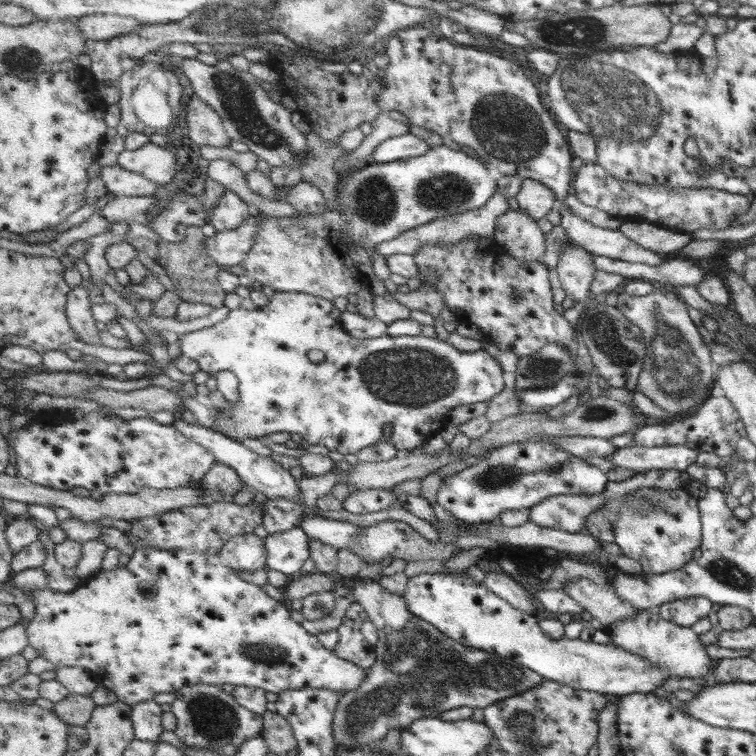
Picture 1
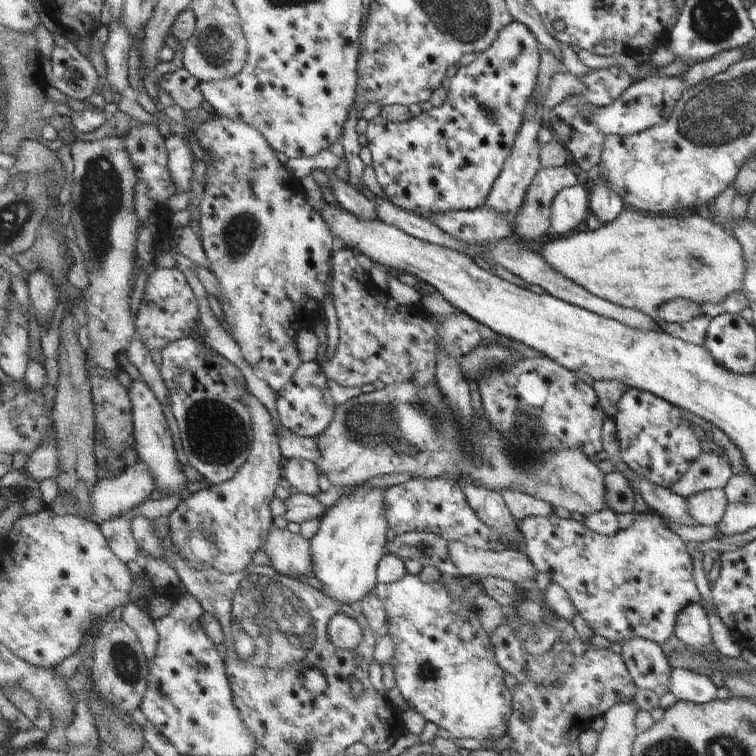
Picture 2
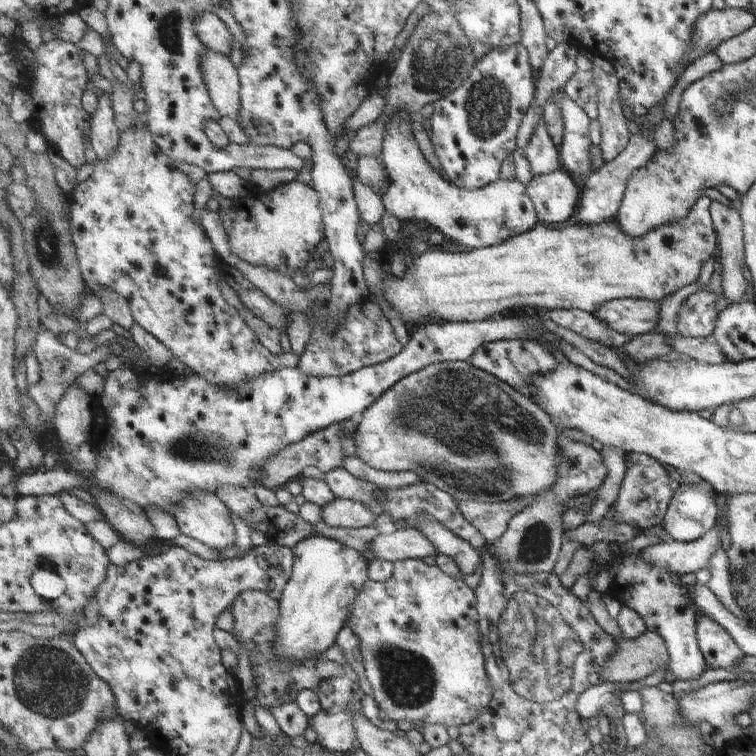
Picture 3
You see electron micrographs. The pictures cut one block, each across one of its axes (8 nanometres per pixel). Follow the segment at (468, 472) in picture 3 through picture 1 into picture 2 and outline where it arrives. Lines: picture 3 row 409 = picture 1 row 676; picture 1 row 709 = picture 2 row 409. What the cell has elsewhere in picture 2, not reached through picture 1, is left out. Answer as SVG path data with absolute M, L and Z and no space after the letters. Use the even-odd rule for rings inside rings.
M405 382L405 384L386 386L381 391L364 390L358 397L339 405L335 422L316 438L321 450L321 458L316 463L318 471L325 483L343 488L346 486L353 488L367 482L370 478L391 476L391 474L413 474L414 477L421 479L453 476L457 481L469 480L481 484L483 488L491 488L495 492L519 490L533 498L548 502L554 509L565 508L569 513L578 512L583 516L589 516L609 510L605 474L594 461L589 460L585 452L559 448L544 454L545 460L533 461L526 457L525 450L525 453L517 452L515 454L517 458L513 458L511 454L507 456L503 434L489 424L484 410L481 414L473 415L473 426L469 430L463 428L461 434L455 432L455 425L451 422L451 418L455 418L453 410L447 404L445 396L441 394L437 382L429 386L415 386L411 382ZM471 448L481 448L481 450L471 450ZM475 456L481 456L483 462L477 462ZM525 461L528 463L525 464Z

